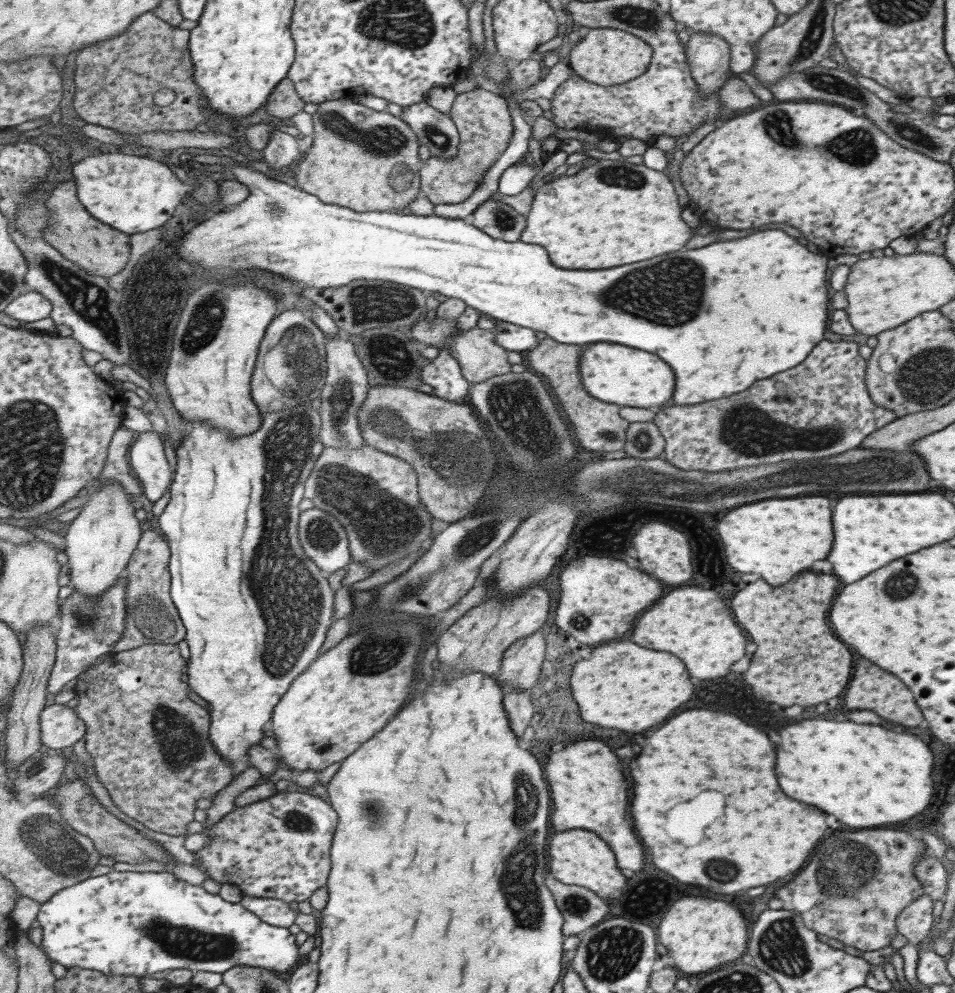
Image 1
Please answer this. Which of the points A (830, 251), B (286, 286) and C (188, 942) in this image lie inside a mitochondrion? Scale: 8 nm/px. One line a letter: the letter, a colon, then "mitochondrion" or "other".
A: other
B: other
C: mitochondrion

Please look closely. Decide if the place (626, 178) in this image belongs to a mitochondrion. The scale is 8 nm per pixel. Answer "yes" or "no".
yes

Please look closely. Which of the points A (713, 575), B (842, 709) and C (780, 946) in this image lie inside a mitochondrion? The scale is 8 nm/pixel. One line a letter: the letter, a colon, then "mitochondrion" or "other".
A: other
B: other
C: mitochondrion

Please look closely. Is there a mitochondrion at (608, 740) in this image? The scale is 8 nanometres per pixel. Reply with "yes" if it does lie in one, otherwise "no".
no

